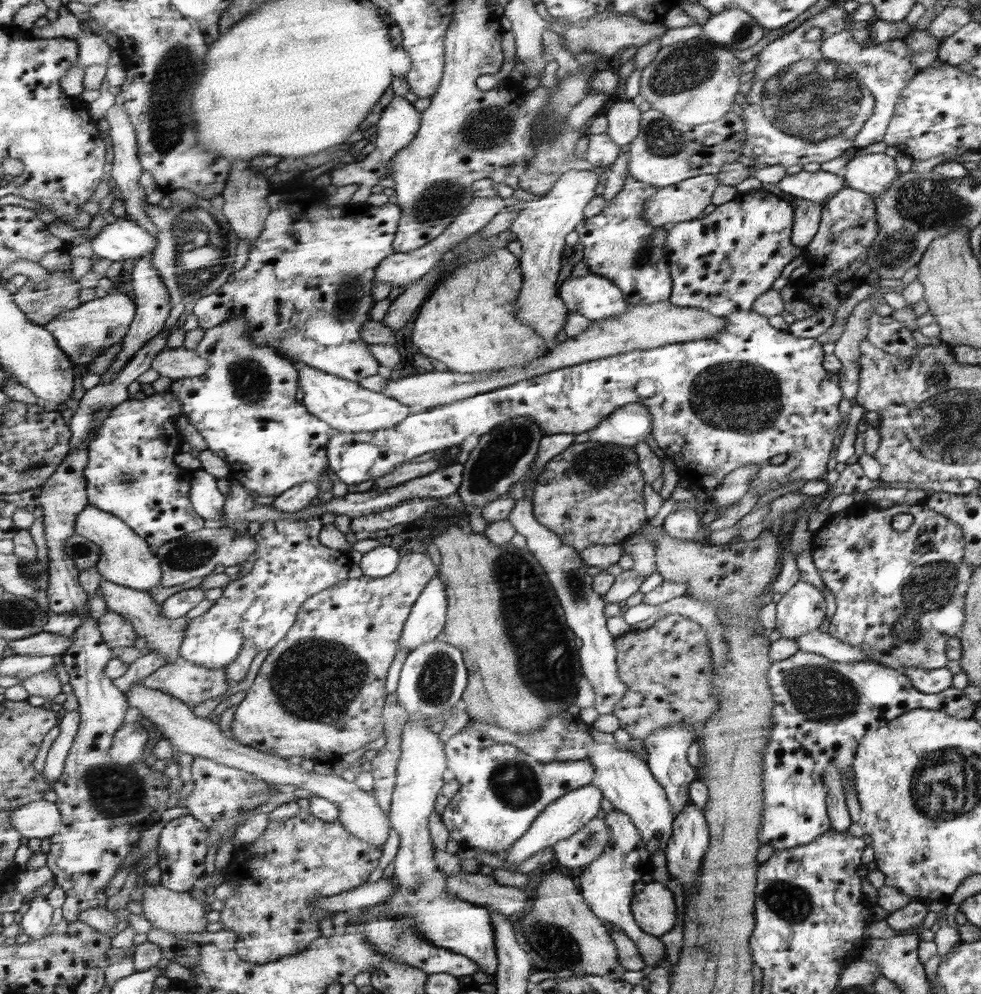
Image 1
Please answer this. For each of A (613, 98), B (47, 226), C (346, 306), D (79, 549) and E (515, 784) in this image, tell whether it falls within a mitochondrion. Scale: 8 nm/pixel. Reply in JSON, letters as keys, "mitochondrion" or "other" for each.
{"A":"other","B":"other","C":"mitochondrion","D":"mitochondrion","E":"mitochondrion"}

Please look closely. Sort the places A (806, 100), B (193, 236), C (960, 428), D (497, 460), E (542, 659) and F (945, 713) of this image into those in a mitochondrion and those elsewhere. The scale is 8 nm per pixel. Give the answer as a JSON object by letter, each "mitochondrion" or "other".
{"A":"mitochondrion","B":"mitochondrion","C":"mitochondrion","D":"mitochondrion","E":"mitochondrion","F":"other"}

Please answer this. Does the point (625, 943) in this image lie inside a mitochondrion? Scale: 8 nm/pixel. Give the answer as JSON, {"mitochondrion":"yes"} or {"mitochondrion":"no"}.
{"mitochondrion":"no"}

